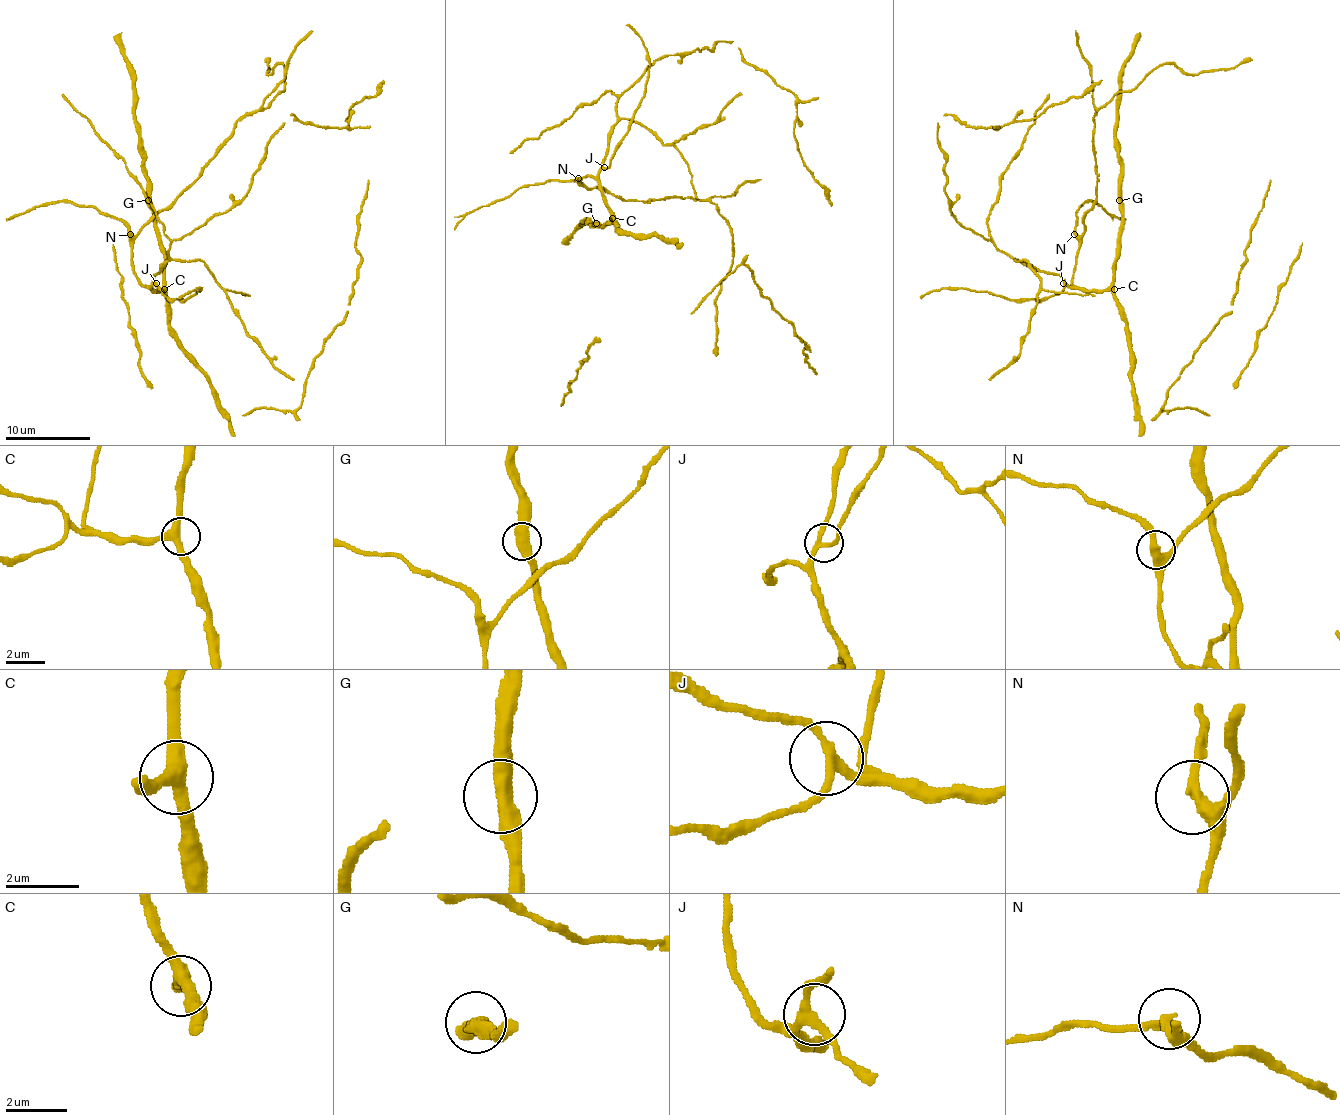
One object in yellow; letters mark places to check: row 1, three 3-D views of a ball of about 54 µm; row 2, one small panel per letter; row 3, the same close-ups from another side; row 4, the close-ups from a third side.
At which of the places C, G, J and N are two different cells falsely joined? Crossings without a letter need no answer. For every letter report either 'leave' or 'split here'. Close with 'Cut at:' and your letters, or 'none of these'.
C: leave
G: leave
J: leave
N: leave
Cut at: none of these

